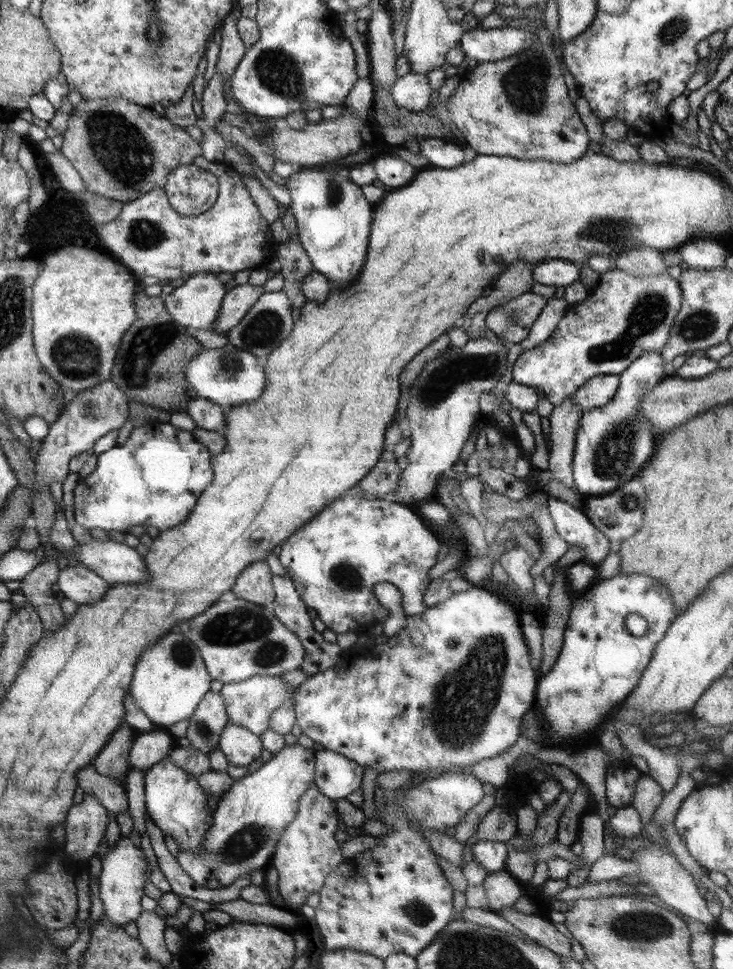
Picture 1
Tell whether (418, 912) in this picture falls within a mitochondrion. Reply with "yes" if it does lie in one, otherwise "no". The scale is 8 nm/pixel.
yes

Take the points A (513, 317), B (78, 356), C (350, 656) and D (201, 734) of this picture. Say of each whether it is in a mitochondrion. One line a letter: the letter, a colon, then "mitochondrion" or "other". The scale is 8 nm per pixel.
A: mitochondrion
B: mitochondrion
C: other
D: mitochondrion

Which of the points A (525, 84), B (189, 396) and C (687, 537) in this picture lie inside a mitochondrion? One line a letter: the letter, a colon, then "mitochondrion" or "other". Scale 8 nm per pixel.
A: mitochondrion
B: other
C: other

